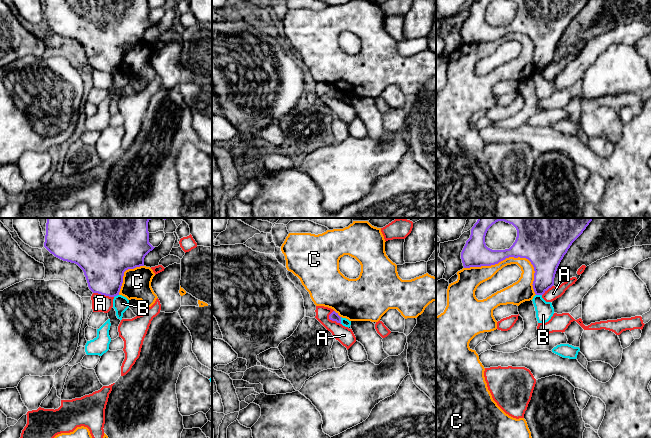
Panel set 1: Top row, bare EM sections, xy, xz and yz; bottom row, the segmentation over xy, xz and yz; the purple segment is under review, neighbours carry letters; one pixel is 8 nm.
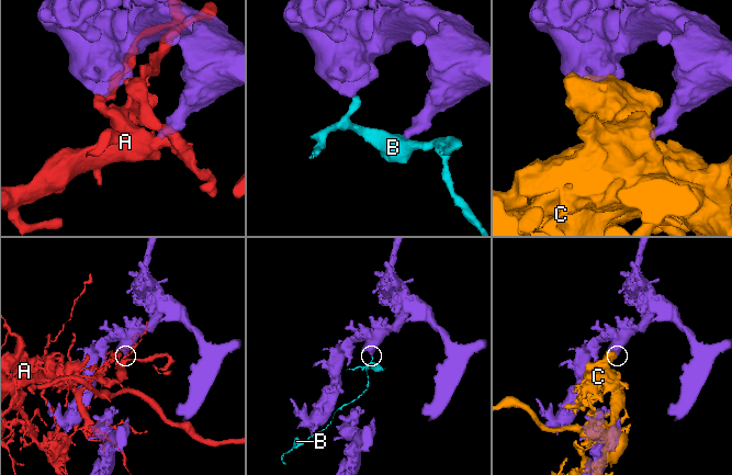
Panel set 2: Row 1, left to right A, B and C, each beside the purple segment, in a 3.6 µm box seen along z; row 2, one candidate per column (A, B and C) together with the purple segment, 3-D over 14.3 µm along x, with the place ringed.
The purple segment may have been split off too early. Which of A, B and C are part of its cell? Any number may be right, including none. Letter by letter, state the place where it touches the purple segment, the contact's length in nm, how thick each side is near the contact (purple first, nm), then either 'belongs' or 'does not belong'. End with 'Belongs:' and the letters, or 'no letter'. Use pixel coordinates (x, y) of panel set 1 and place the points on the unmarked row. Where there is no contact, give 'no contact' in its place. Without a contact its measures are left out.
A: xy (103, 70) | 170 nm | 360/140 nm | does not belong
B: xz (340, 96) | 60 nm | 70/70 nm | does not belong
C: yz (513, 32) | 600 nm | 320/130 nm | does not belong
Belongs: no letter

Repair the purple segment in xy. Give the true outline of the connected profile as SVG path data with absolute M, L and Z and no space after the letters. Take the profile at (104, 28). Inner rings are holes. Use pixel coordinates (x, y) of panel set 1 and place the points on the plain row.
M46 0L44 23L55 33L77 40L84 48L93 69L119 71L124 48L144 42L145 32L152 27L148 0Z

